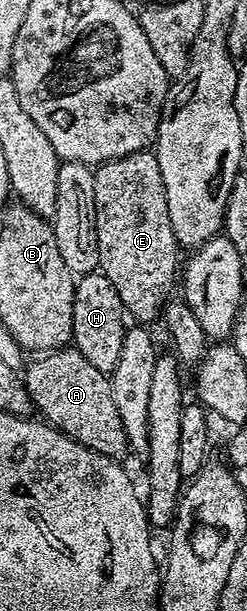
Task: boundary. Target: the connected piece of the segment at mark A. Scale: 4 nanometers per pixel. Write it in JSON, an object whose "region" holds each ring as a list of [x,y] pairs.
{"region":[[[71,344],[32,358],[35,359],[26,363],[21,377],[34,409],[40,410],[44,414],[40,415],[56,430],[85,444],[85,448],[93,448],[116,460],[122,459],[129,447],[121,424],[121,412],[117,412],[117,404],[113,401],[110,377],[93,368],[93,364],[89,364],[89,360]]]}

